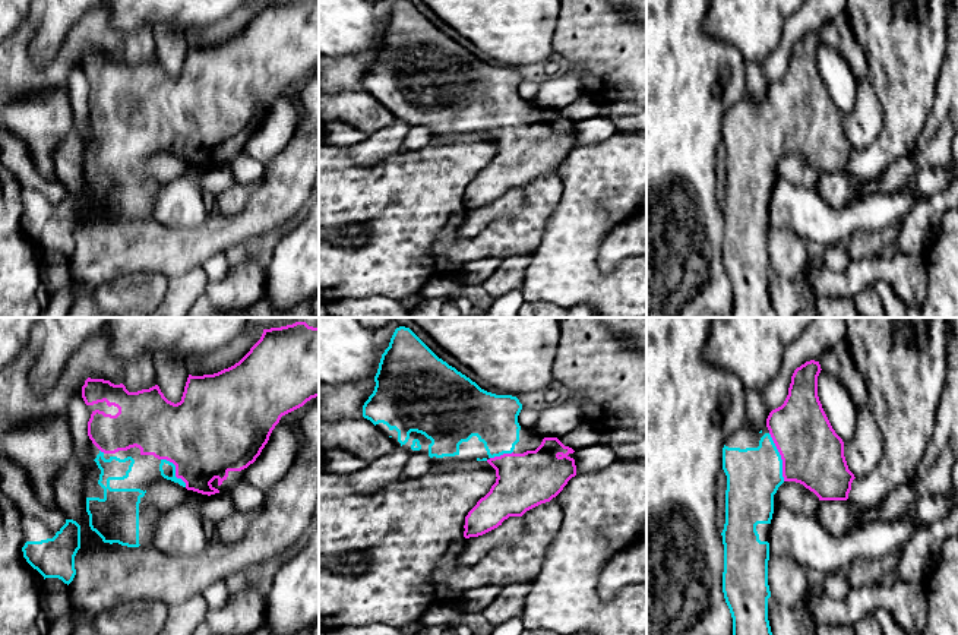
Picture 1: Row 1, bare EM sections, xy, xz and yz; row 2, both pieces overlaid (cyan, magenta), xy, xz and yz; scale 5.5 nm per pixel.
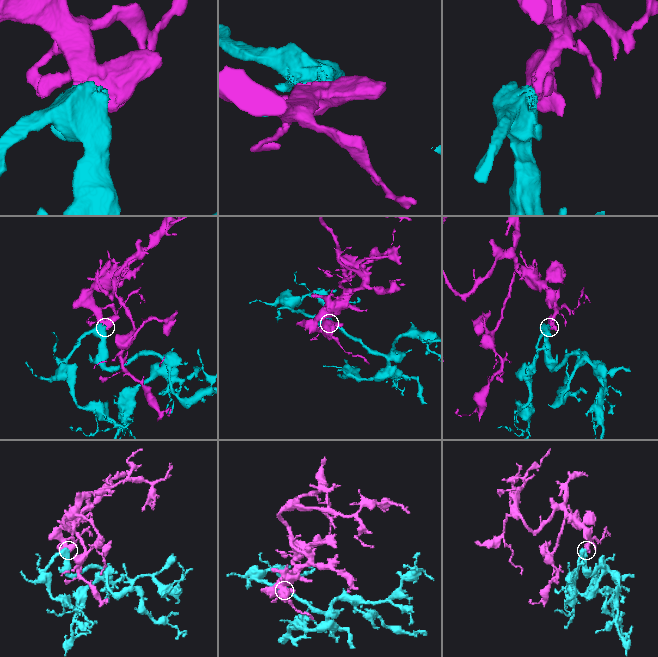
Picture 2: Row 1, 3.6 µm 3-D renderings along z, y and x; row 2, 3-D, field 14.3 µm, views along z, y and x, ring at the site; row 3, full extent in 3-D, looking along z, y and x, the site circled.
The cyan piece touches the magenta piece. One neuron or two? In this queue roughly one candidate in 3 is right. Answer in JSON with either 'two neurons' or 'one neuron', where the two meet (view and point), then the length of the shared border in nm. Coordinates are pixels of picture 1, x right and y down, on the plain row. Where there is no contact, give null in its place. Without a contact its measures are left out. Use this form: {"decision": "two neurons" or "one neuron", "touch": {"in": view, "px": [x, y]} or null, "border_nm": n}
{"decision": "one neuron", "touch": {"in": "yz", "px": [780, 129]}, "border_nm": 280}

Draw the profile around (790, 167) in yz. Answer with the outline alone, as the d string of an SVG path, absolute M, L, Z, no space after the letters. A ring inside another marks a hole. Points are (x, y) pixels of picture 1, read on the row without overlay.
M784 154L777 162L777 177L796 184L815 189L819 170L796 154Z

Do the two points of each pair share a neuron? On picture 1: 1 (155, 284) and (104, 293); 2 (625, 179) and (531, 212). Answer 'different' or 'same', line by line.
1: same
2: different

